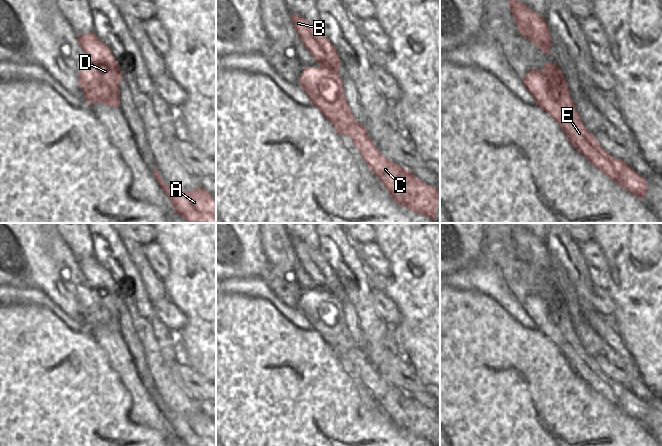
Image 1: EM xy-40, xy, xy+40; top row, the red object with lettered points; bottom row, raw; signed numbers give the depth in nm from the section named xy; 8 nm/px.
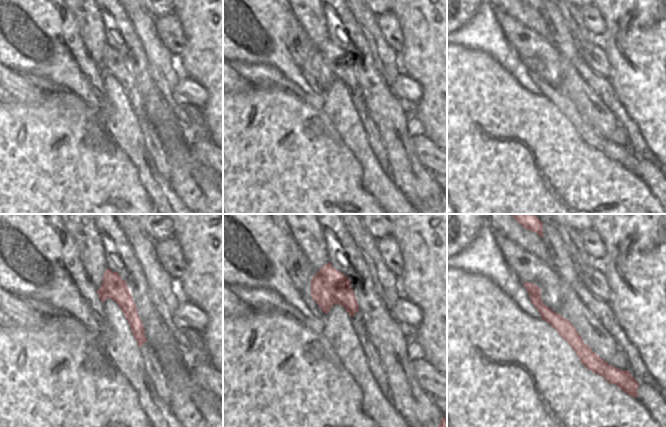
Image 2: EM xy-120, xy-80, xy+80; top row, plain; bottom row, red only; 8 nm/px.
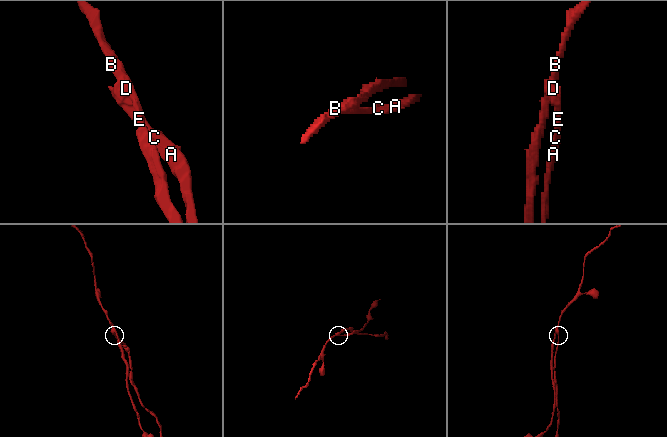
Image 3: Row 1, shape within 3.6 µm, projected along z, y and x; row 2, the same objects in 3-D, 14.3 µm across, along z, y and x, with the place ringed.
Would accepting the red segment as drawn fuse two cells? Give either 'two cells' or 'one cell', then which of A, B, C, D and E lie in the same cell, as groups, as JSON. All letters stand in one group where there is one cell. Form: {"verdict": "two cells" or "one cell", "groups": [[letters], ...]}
{"verdict": "two cells", "groups": [["A", "C", "E"], ["B", "D"]]}

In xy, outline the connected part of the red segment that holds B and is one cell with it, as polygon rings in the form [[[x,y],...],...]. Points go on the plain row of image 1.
[[[290,239],[292,248],[300,260],[300,264],[310,276],[314,284],[320,288],[320,309],[331,309],[332,299],[340,301],[340,282],[320,252],[299,239]]]

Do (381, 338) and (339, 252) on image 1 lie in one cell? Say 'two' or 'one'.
one

